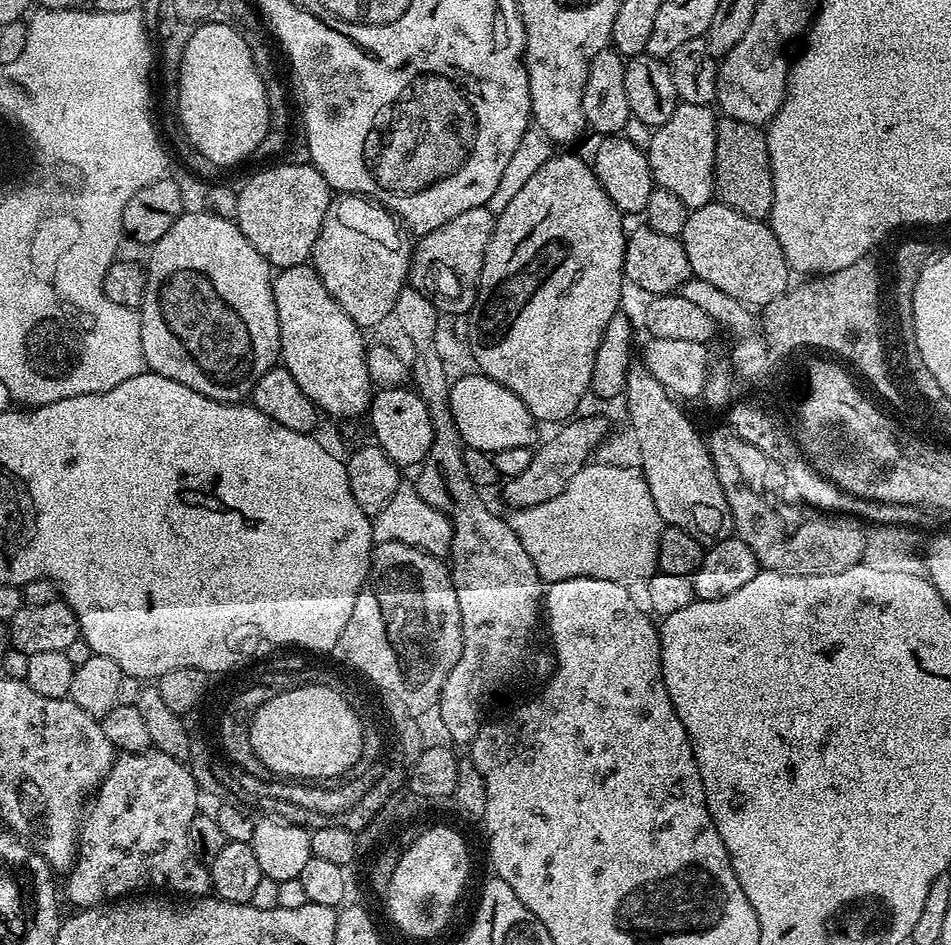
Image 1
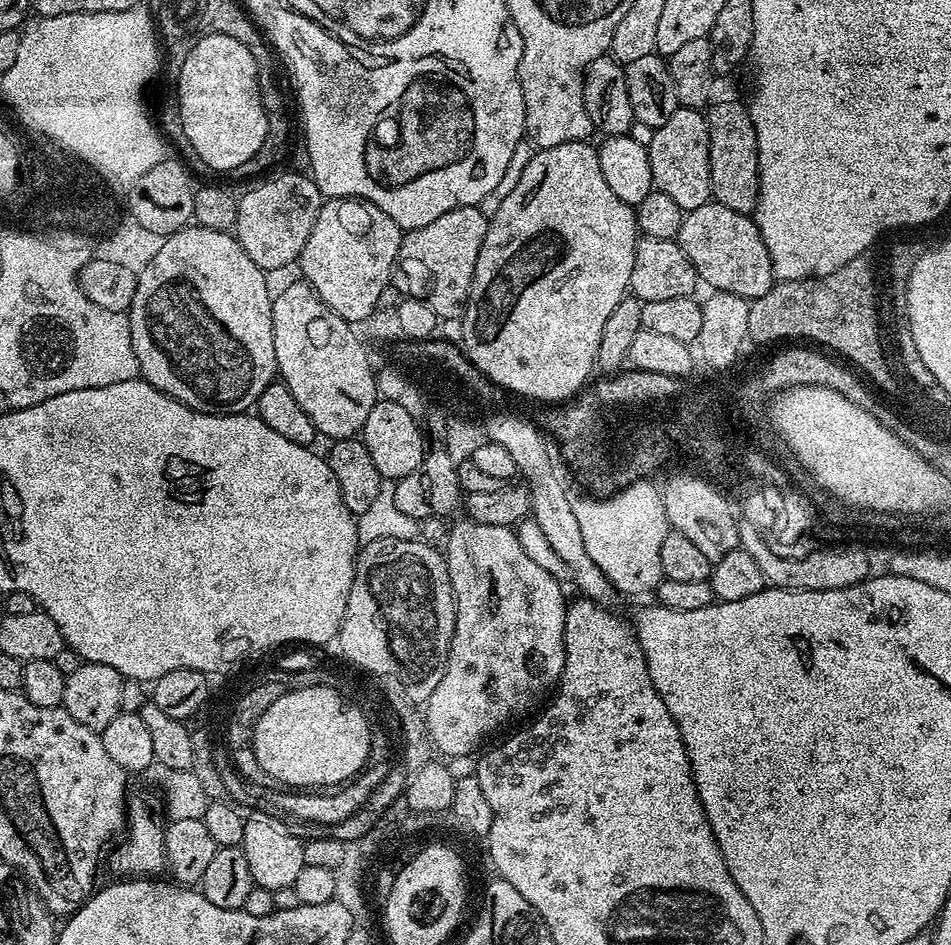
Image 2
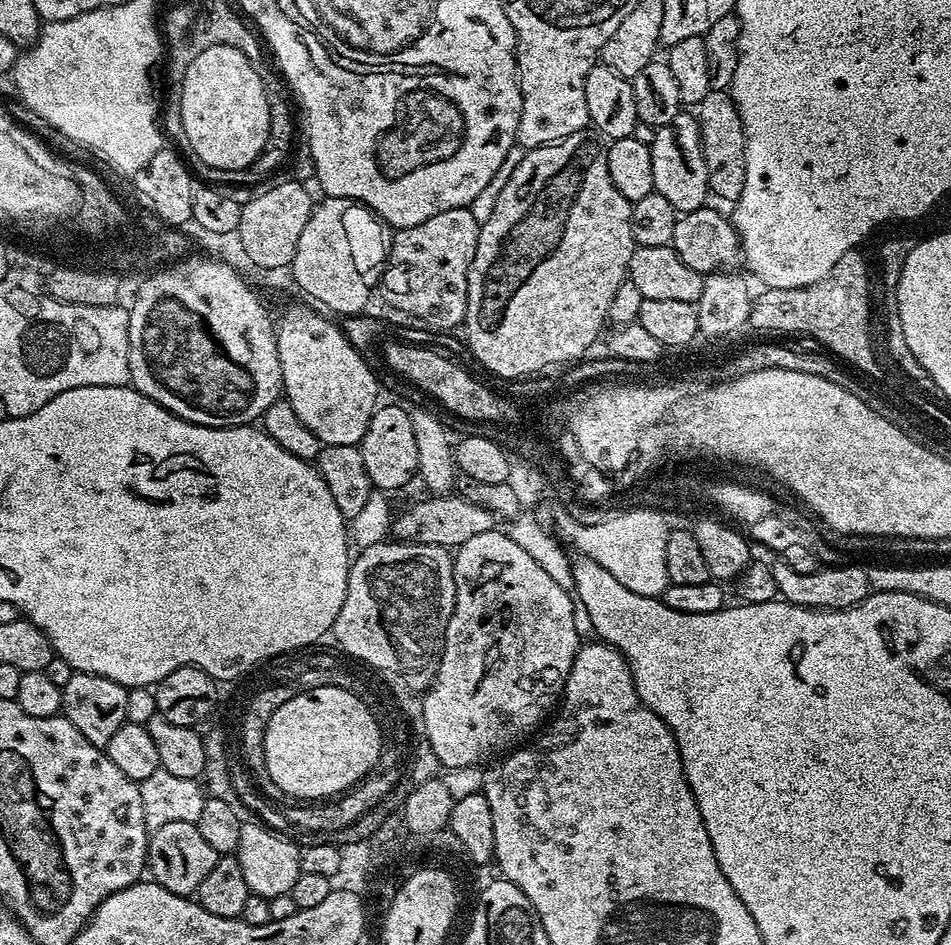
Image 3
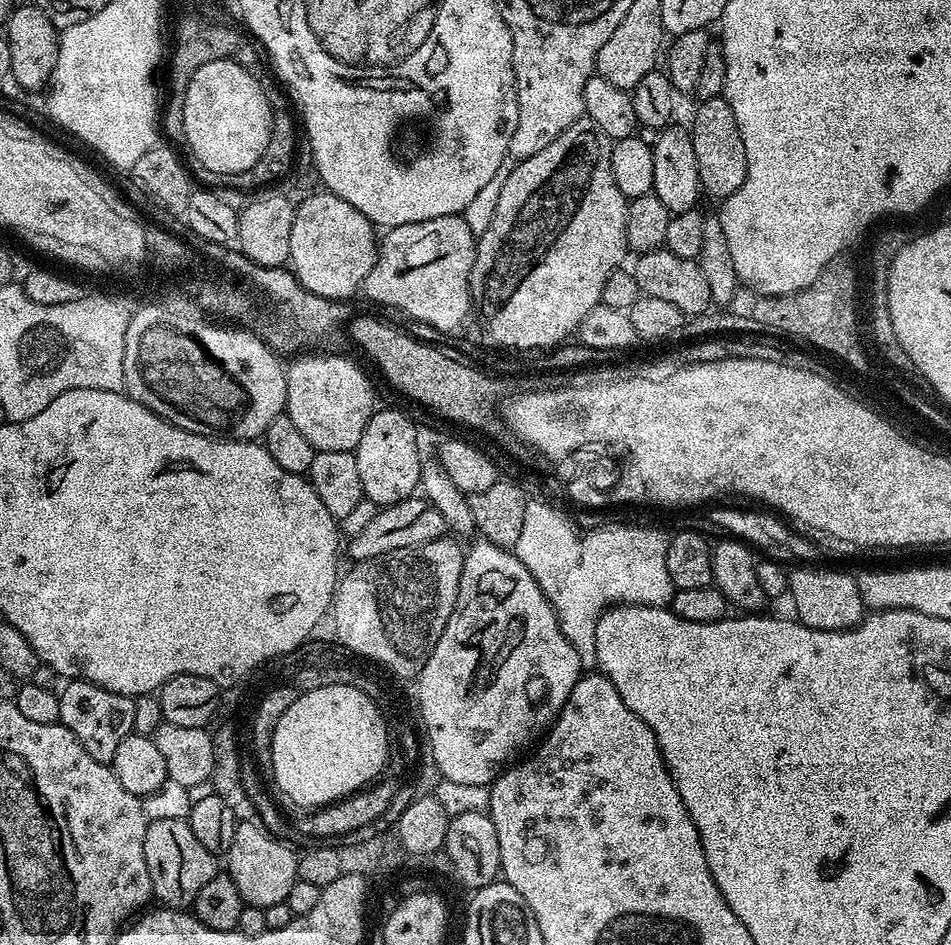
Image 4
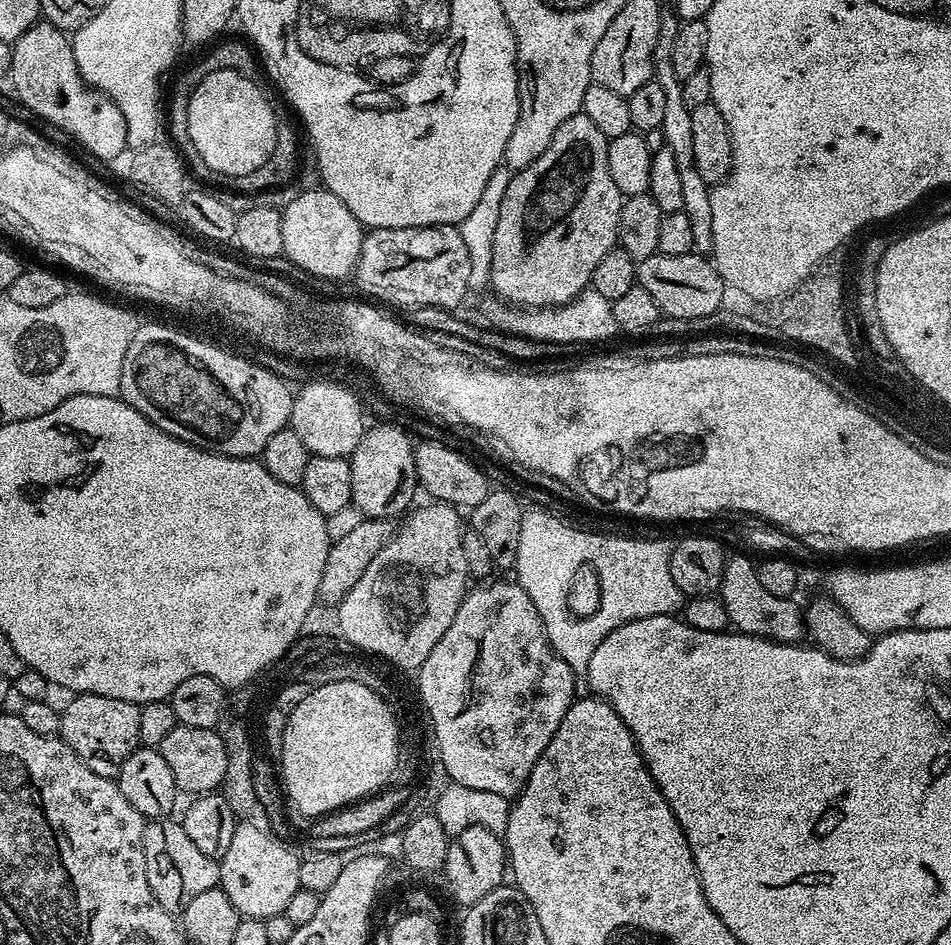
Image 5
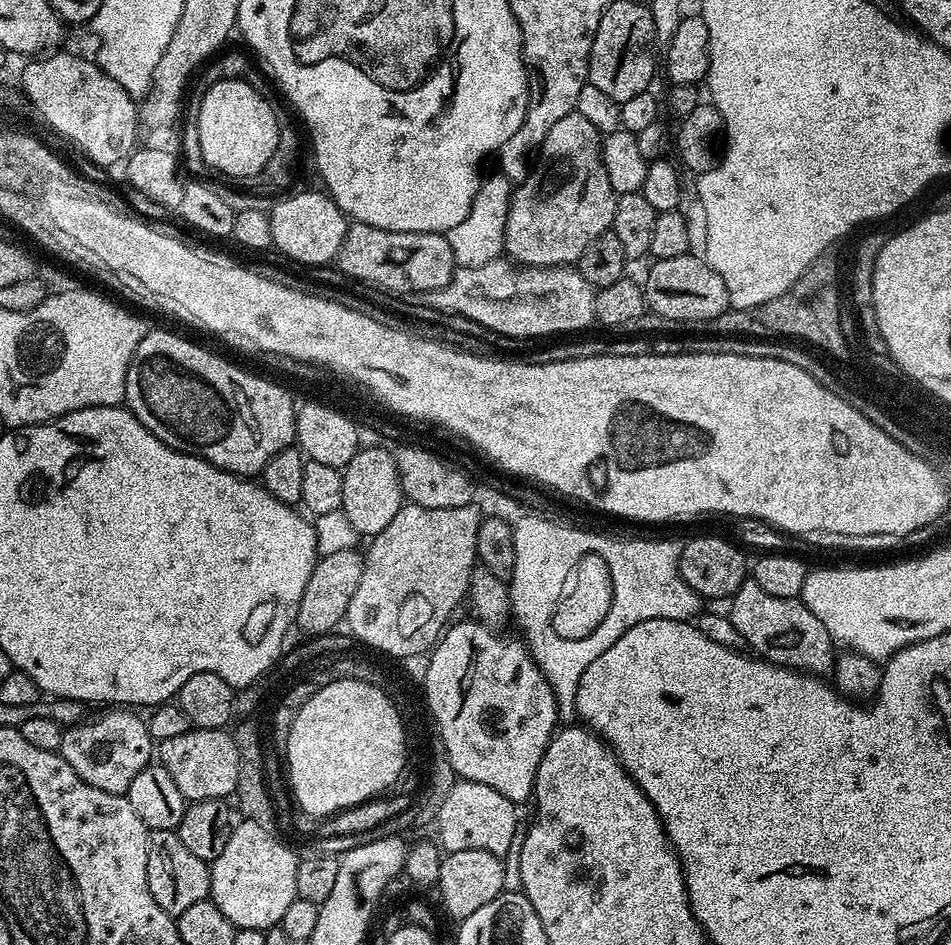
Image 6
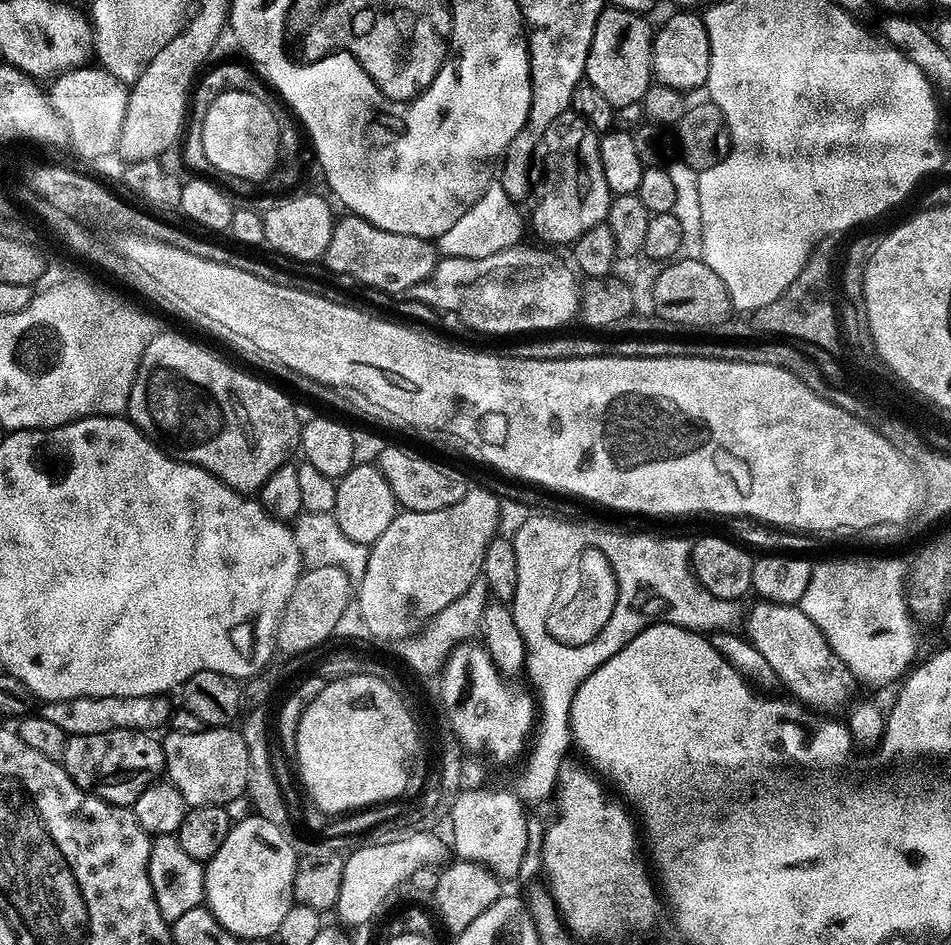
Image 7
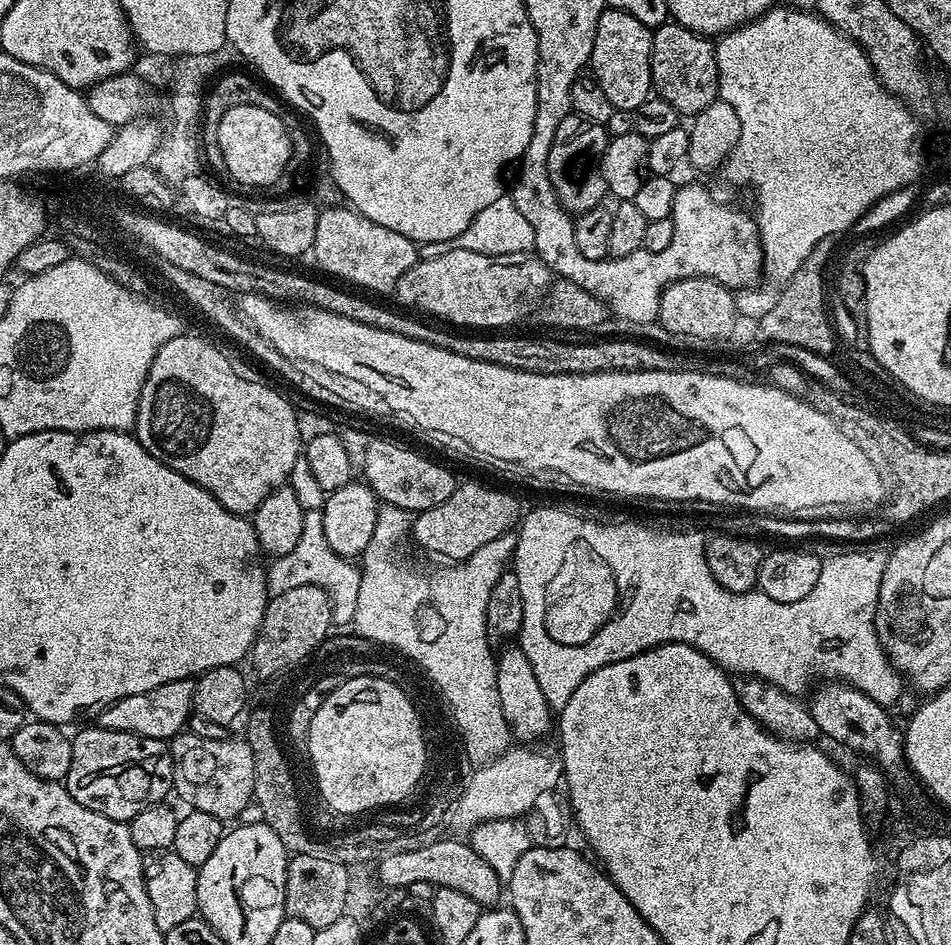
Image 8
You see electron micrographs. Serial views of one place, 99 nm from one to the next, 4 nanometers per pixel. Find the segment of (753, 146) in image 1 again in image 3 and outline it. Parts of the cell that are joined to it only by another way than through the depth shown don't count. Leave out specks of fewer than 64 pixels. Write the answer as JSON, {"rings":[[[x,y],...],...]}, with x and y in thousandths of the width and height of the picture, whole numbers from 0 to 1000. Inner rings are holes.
{"rings":[[[750,95],[738,104],[734,112],[734,126],[746,204],[757,212],[772,214],[780,205],[780,197],[784,197],[784,146],[780,125],[764,96]]]}

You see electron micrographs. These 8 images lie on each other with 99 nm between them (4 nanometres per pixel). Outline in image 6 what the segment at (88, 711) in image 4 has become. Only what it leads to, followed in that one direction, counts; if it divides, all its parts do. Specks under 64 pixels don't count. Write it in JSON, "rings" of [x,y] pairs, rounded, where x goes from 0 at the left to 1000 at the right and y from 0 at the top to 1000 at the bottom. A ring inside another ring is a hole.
{"rings":[[[130,747],[106,753],[109,754],[102,762],[94,761],[68,769],[62,798],[66,804],[74,806],[74,811],[78,811],[78,819],[95,832],[103,832],[103,836],[111,836],[116,840],[130,840],[147,816],[161,807],[162,785],[150,757],[142,758],[139,754],[142,752]]]}

